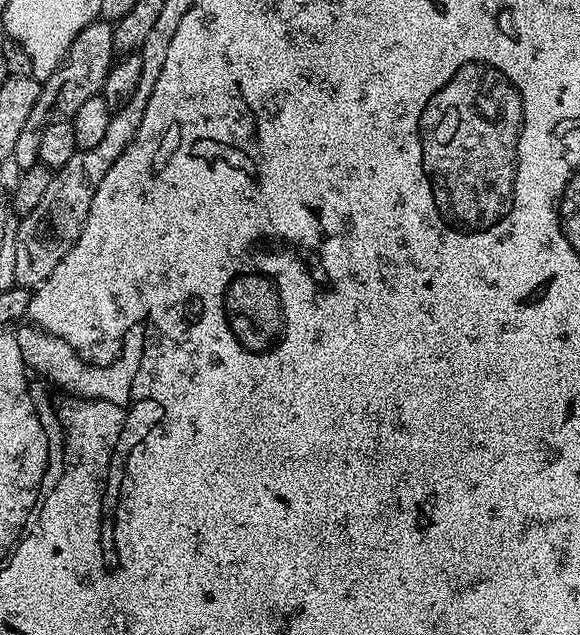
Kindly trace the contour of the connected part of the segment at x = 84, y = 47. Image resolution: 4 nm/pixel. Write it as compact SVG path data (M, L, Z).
M93 22L87 24L74 38L70 50L64 55L60 68L54 70L49 80L43 81L42 91L38 102L34 102L34 110L30 110L30 118L26 118L26 126L22 126L22 134L18 143L14 145L12 160L17 164L17 169L32 168L40 159L38 142L42 138L44 128L50 122L58 122L71 116L86 102L86 98L98 96L103 93L104 83L114 63L114 34L113 25L108 22Z

